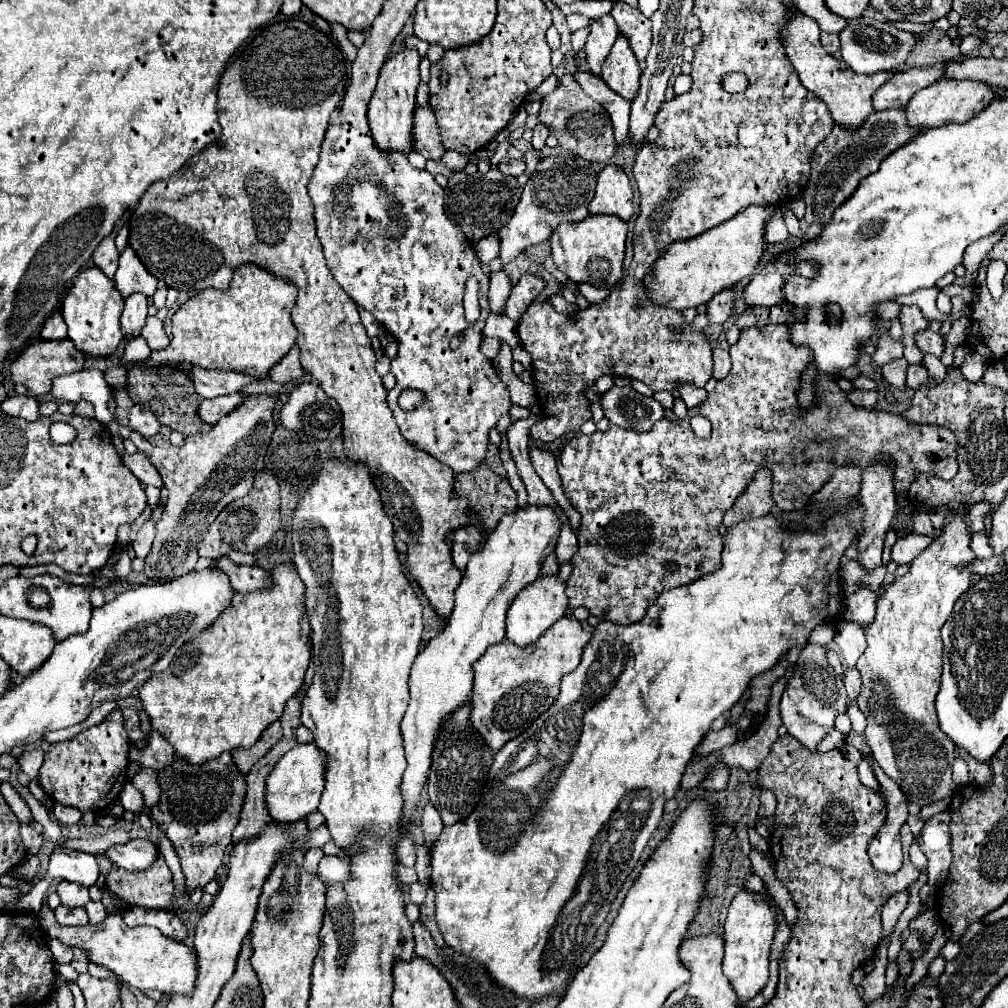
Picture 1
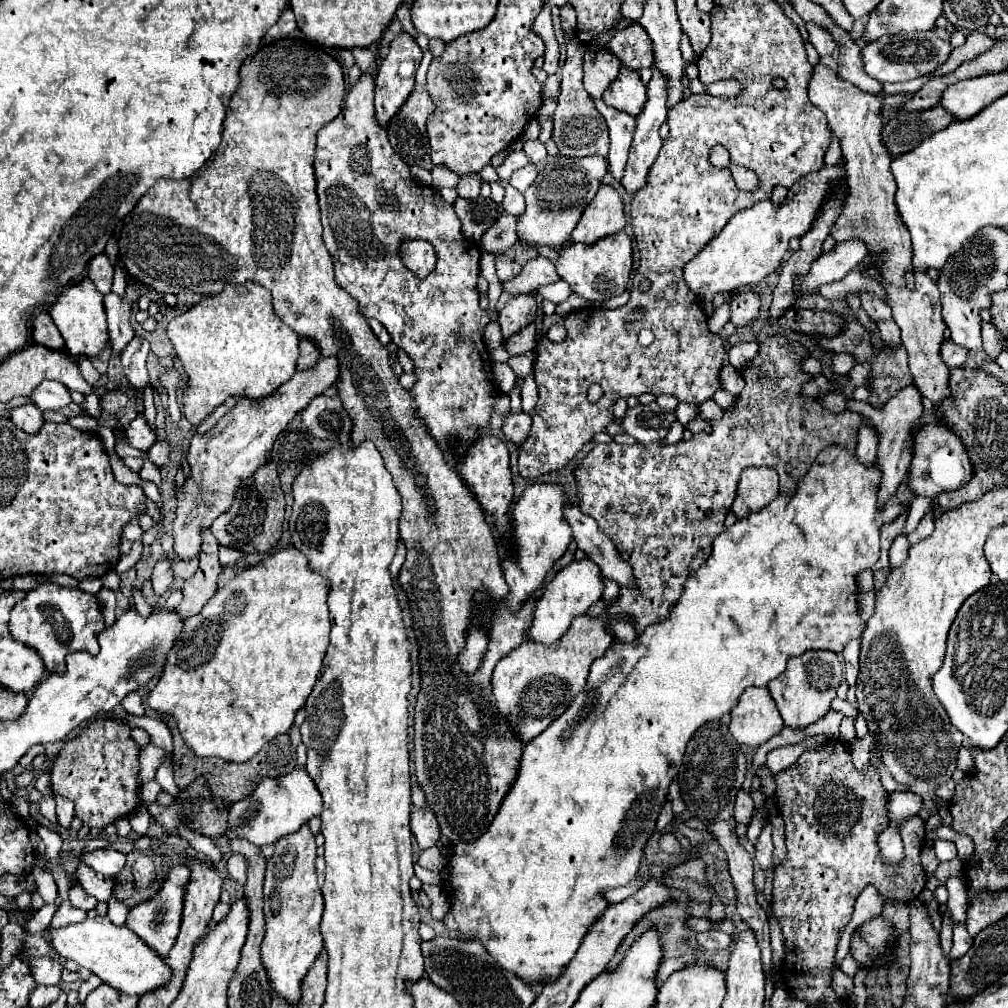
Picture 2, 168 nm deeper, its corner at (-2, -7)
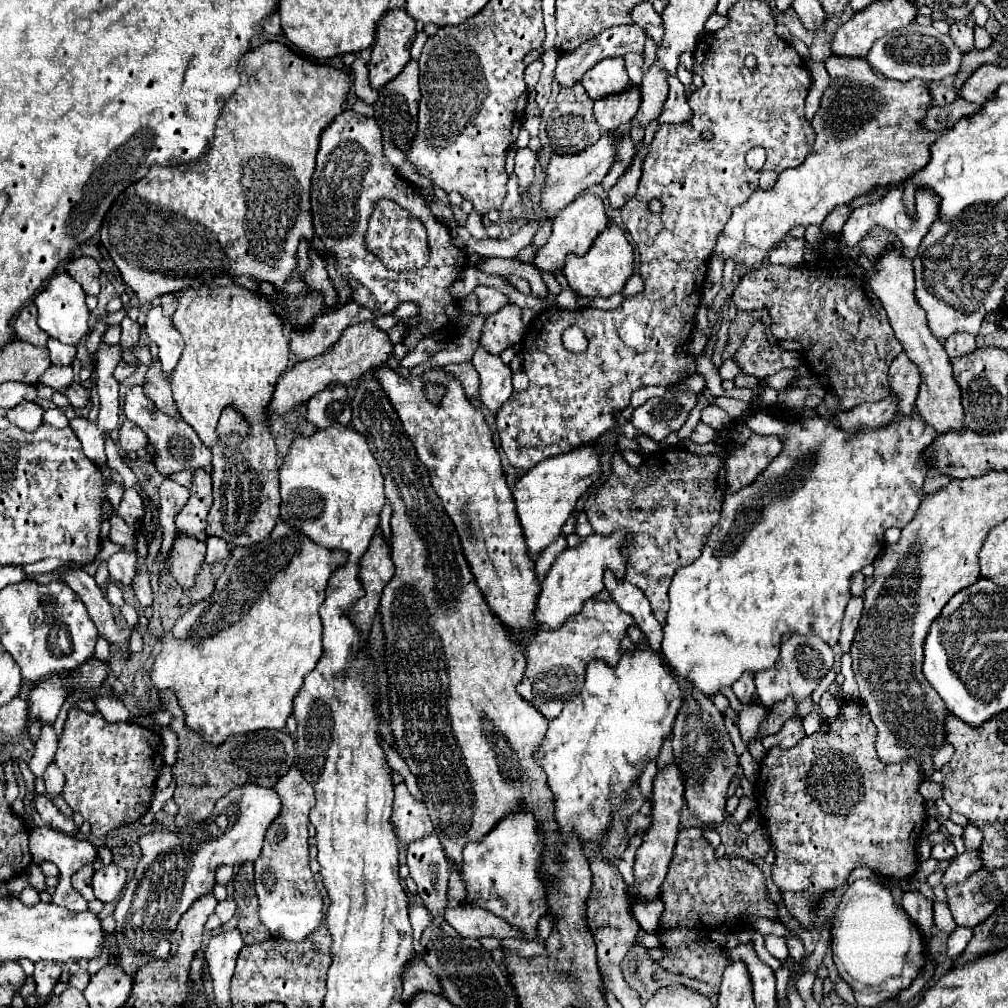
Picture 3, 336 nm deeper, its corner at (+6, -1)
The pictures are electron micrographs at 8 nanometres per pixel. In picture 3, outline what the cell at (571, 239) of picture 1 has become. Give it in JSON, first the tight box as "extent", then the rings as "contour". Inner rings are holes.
{"extent":[564,225,634,297],"contour":[[[608,225],[590,251],[584,257],[566,257],[564,265],[564,275],[568,279],[568,285],[584,297],[610,297],[614,293],[622,293],[626,281],[634,273],[634,255],[632,255],[632,245],[628,243],[624,231],[618,225]]]}

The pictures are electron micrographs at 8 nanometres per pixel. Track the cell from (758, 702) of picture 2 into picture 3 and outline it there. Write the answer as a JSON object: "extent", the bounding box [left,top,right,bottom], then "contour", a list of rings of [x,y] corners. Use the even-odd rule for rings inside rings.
{"extent":[732,671,754,703],"contour":[[[746,671],[742,673],[742,677],[732,685],[732,691],[736,693],[736,697],[740,697],[744,703],[752,703],[752,695],[754,691],[754,673]]]}

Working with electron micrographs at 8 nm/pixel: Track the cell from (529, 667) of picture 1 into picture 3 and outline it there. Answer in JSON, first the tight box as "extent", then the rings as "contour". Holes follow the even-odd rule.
{"extent":[518,599,634,721],"contour":[[[590,599],[586,609],[578,617],[570,617],[558,629],[540,629],[528,643],[528,665],[524,679],[518,685],[518,693],[530,701],[548,721],[558,717],[564,701],[572,701],[584,687],[586,665],[594,659],[604,661],[606,665],[616,665],[620,661],[620,641],[626,635],[628,627],[634,625],[634,619],[618,609],[618,605]]]}

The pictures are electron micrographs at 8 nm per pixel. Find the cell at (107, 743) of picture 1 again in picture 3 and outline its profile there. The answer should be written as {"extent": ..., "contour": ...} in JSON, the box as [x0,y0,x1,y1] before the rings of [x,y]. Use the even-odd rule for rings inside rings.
{"extent":[54,709,164,837],"contour":[[[70,709],[58,741],[54,763],[62,769],[66,777],[66,785],[62,791],[66,803],[72,807],[72,811],[82,813],[82,817],[90,823],[92,833],[100,837],[122,825],[136,823],[150,809],[154,783],[160,775],[160,769],[164,767],[162,753],[164,753],[162,737],[152,729],[146,729],[134,721],[108,723],[98,711],[86,713],[80,709]]]}

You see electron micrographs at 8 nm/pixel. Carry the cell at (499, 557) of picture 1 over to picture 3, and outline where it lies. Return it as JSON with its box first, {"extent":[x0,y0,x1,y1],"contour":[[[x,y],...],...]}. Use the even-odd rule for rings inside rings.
{"extent":[514,441,602,557],"contour":[[[598,441],[580,445],[568,453],[550,457],[540,461],[536,467],[532,467],[526,475],[518,479],[514,485],[514,501],[518,509],[518,517],[524,529],[528,553],[536,557],[558,533],[562,531],[562,525],[572,515],[576,501],[588,491],[588,487],[598,481],[602,475],[600,471],[600,457],[598,457]]]}

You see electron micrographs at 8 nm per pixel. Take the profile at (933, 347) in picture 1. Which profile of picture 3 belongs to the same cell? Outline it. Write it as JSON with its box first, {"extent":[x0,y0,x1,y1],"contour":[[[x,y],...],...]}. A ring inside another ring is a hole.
{"extent":[944,333,976,357],"contour":[[[954,333],[946,339],[944,347],[950,357],[962,357],[976,349],[976,337],[970,333]]]}

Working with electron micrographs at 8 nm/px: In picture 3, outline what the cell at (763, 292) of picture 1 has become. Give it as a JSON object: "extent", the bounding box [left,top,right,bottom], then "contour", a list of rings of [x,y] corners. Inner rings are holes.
{"extent":[840,181,940,257],"contour":[[[900,181],[900,183],[892,185],[890,191],[884,193],[878,201],[854,209],[852,215],[848,217],[848,221],[846,221],[844,229],[842,229],[842,233],[840,233],[842,241],[844,241],[846,245],[854,247],[854,245],[856,245],[856,243],[858,243],[858,241],[870,231],[870,227],[880,225],[880,227],[884,227],[884,229],[896,233],[898,239],[902,241],[902,245],[906,247],[908,257],[912,257],[912,255],[916,253],[916,249],[918,249],[922,237],[928,233],[932,221],[938,217],[938,211],[940,211],[940,207],[938,207],[938,205],[940,205],[940,197],[938,197],[932,189],[918,187],[918,189],[916,189],[916,191],[918,191],[918,193],[916,193],[916,205],[914,205],[914,211],[910,213],[910,211],[906,209],[906,205],[902,203],[902,191],[904,191],[904,185],[902,185],[902,181]]]}

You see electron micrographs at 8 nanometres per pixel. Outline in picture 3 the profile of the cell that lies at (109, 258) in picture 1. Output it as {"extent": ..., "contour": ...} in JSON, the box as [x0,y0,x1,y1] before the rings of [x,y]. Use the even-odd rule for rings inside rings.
{"extent":[66,257,100,295],"contour":[[[78,257],[66,265],[66,273],[82,285],[88,295],[100,293],[100,267],[92,257]]]}

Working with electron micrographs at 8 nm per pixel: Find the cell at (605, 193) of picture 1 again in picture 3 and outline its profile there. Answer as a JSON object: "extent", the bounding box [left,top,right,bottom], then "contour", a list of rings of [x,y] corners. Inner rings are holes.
{"extent":[534,195,608,273],"contour":[[[578,195],[566,209],[562,209],[556,217],[554,217],[554,229],[552,235],[548,239],[548,243],[536,253],[534,257],[534,265],[536,269],[544,271],[544,273],[560,273],[564,267],[564,259],[566,255],[574,253],[574,255],[584,255],[594,239],[608,227],[608,217],[606,217],[606,209],[604,203],[598,195]]]}

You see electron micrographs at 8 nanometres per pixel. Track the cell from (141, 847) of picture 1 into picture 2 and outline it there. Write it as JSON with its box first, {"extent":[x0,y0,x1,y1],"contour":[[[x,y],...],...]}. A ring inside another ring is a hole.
{"extent":[84,849,126,877],"contour":[[[96,849],[92,853],[86,853],[84,855],[84,863],[94,867],[94,871],[102,873],[102,875],[108,875],[108,877],[114,877],[118,875],[124,865],[126,865],[126,853],[122,851],[114,851],[114,849]]]}

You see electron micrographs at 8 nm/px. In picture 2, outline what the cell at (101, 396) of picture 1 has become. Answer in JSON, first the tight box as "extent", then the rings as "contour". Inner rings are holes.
{"extent":[30,381,72,411],"contour":[[[42,381],[38,385],[38,389],[30,395],[30,399],[42,411],[66,409],[72,403],[70,389],[66,385],[62,385],[62,383],[54,383],[54,381]]]}

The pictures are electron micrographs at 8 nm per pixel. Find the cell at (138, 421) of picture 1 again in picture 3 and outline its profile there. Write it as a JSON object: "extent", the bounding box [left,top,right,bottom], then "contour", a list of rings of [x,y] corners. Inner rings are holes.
{"extent":[118,421,146,451],"contour":[[[124,421],[120,427],[120,435],[118,435],[118,445],[120,449],[128,451],[138,451],[146,447],[146,435],[142,433],[142,429],[138,429],[138,425],[134,425],[132,421]]]}

